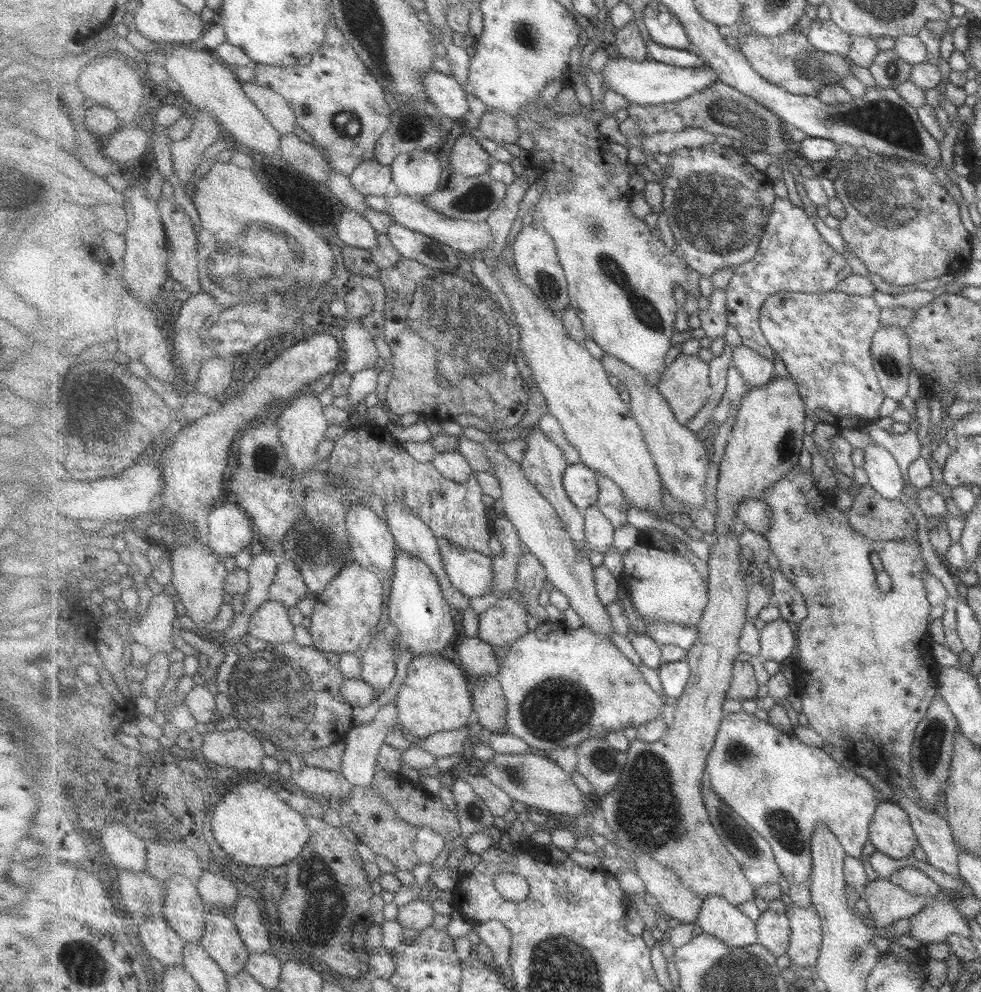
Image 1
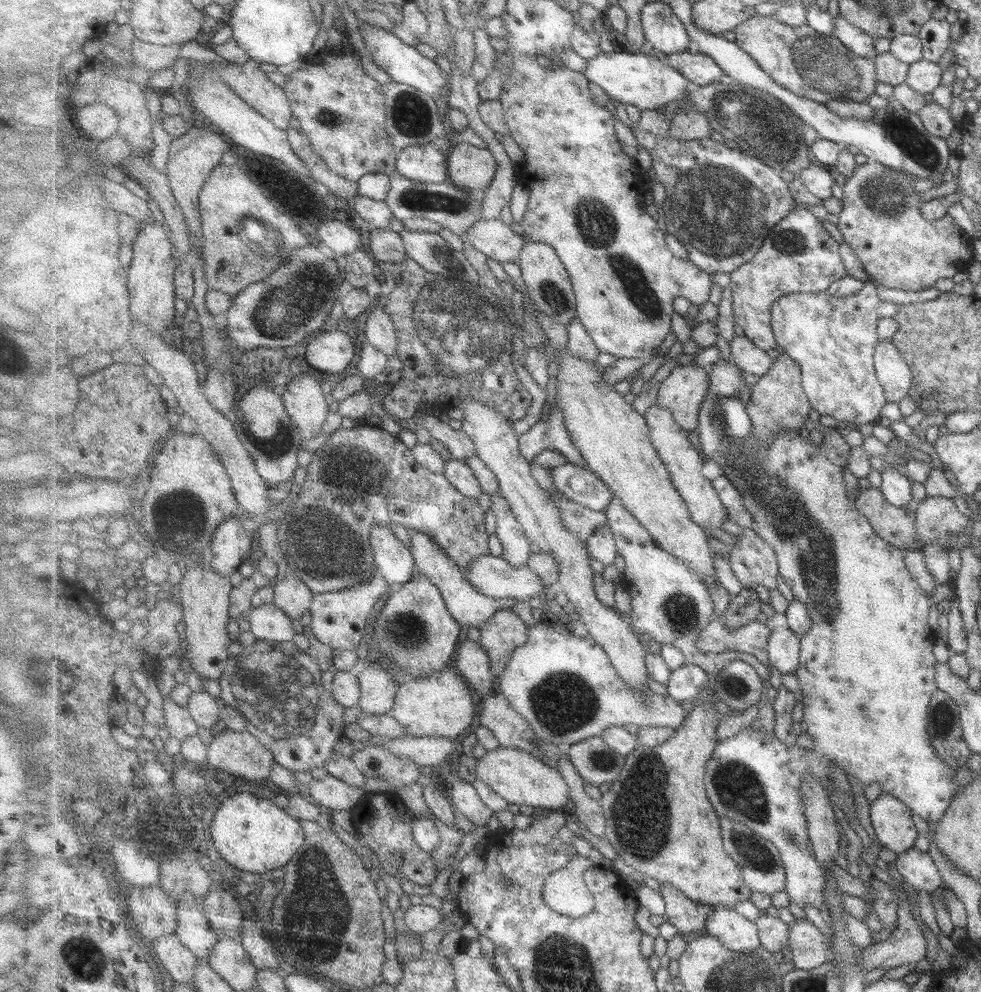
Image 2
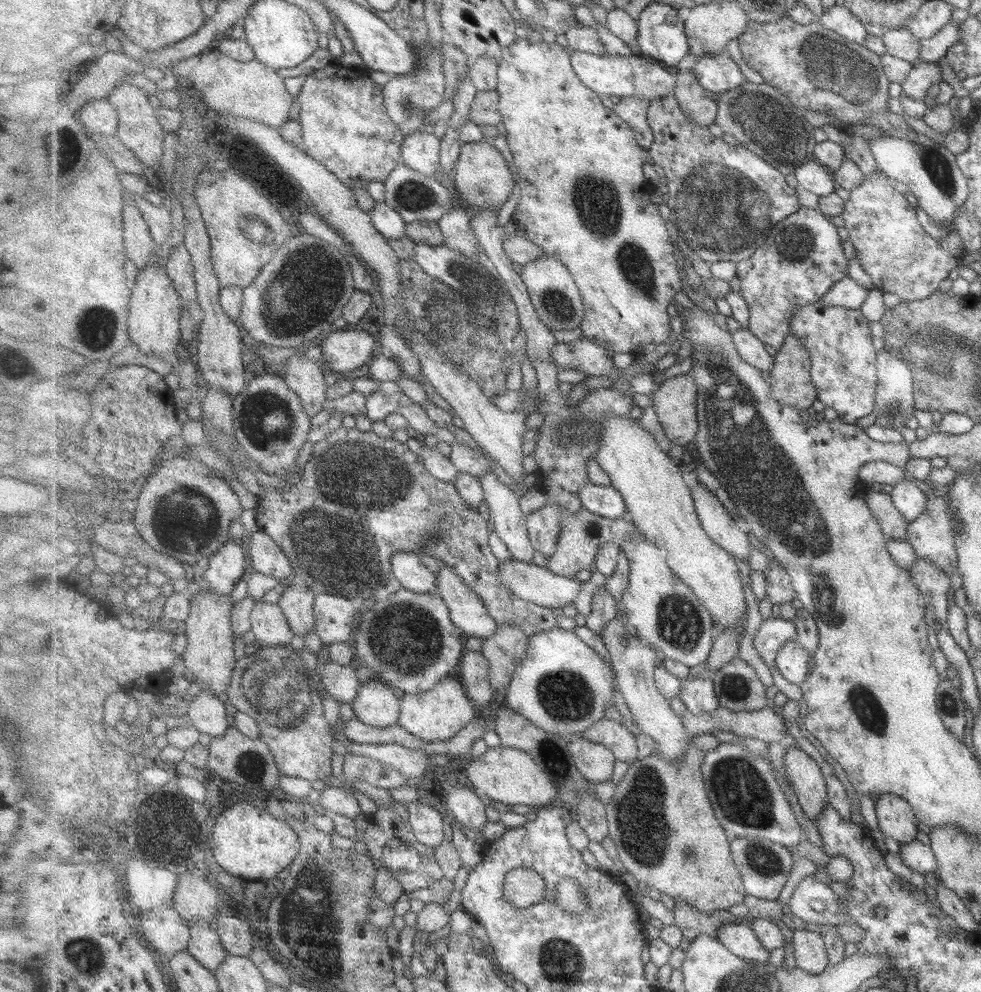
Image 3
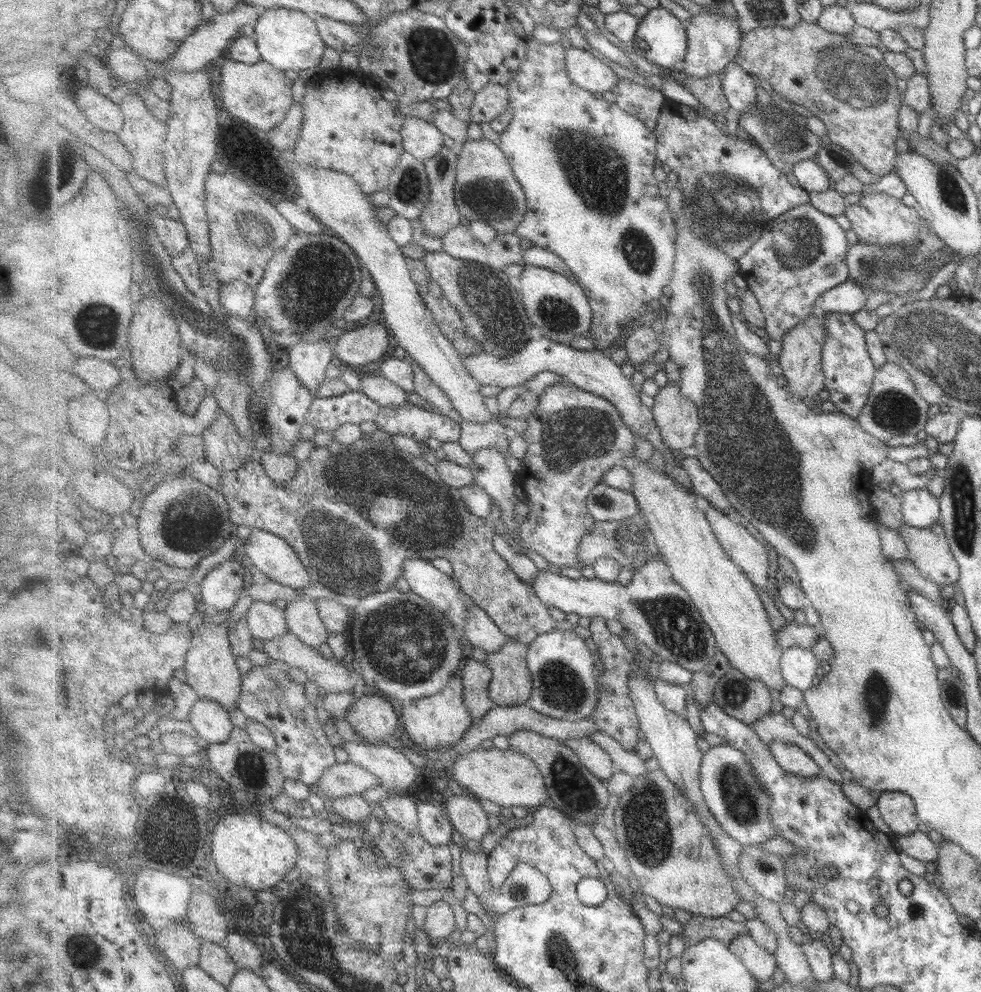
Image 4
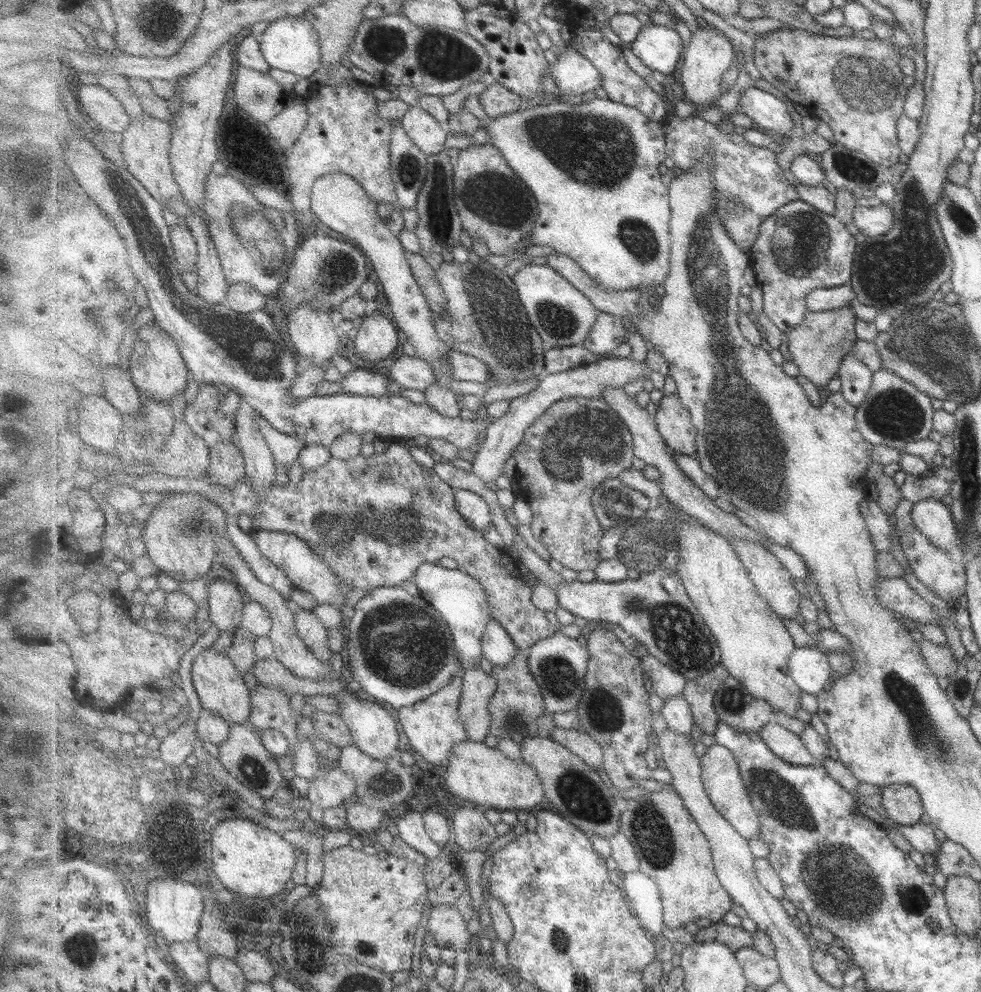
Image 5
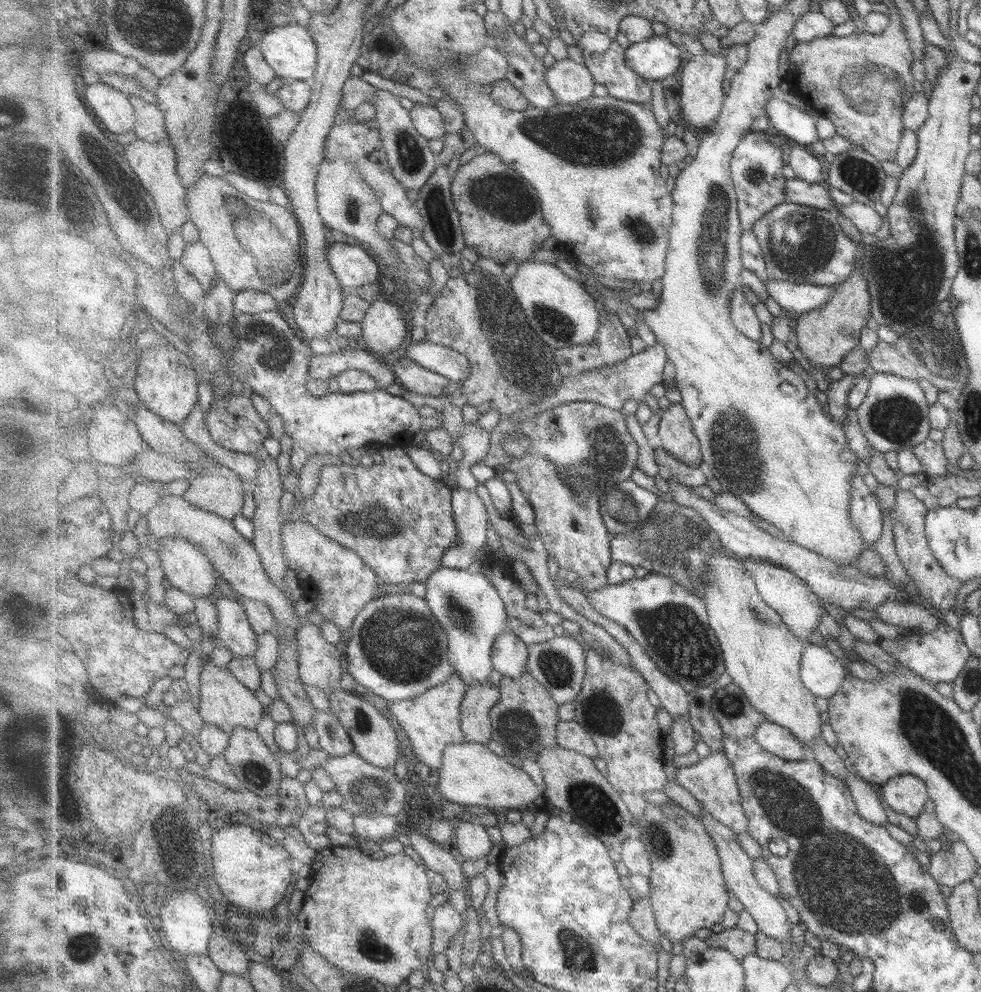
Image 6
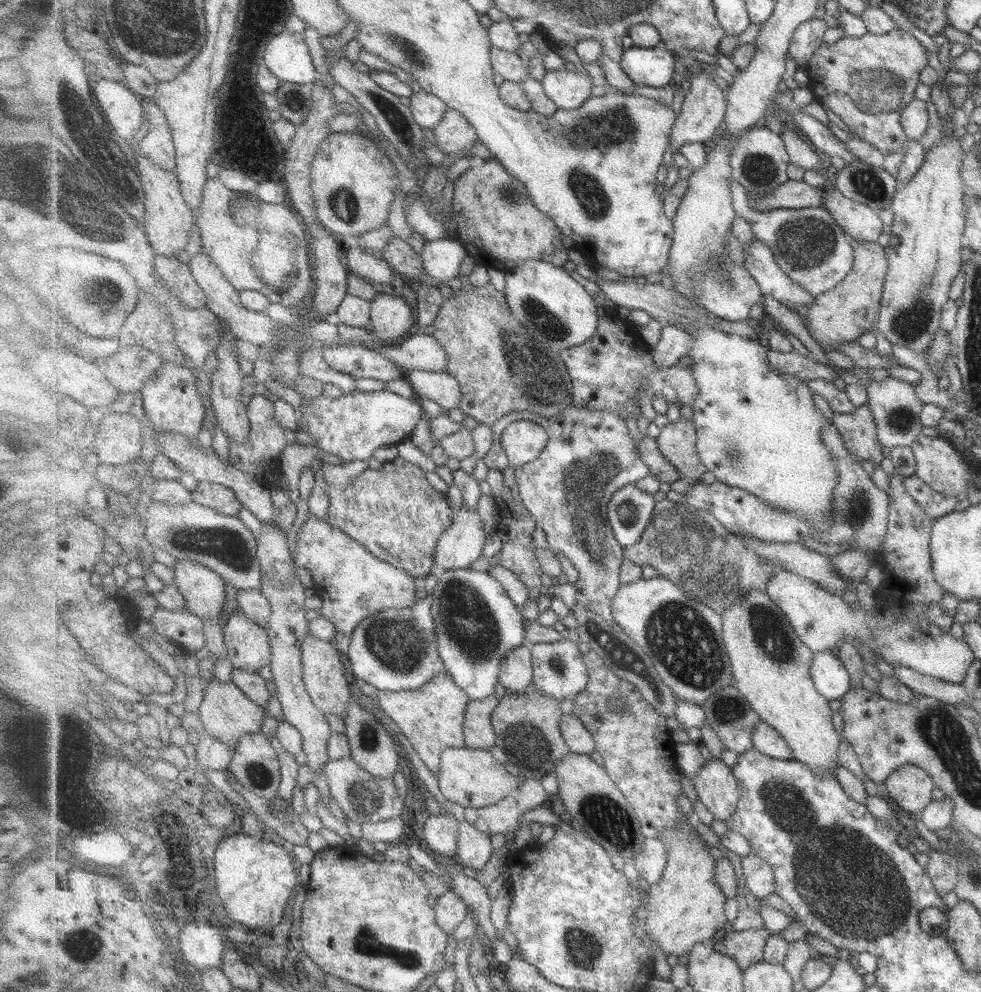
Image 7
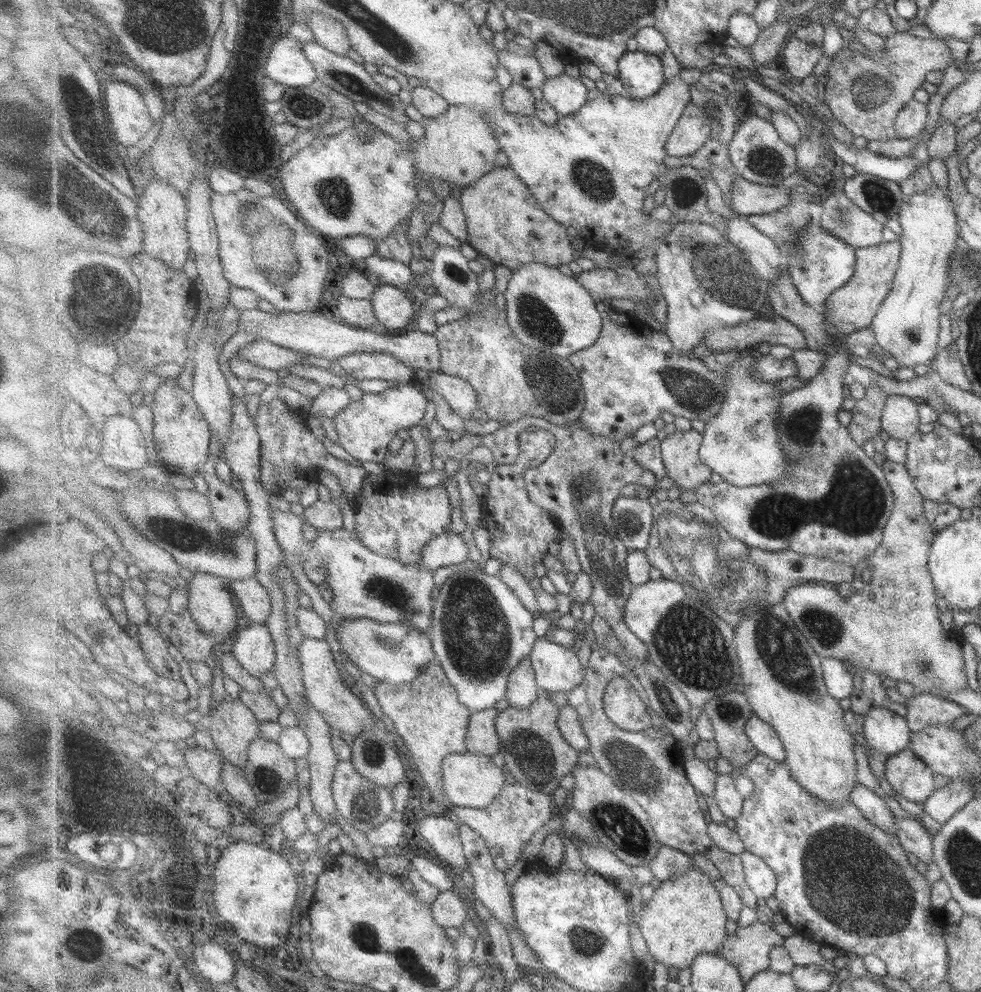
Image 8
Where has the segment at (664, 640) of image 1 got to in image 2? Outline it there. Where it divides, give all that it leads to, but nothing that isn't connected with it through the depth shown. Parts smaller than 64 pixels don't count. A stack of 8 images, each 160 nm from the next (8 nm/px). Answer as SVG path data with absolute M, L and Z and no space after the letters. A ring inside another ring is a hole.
M721 614L710 622L701 632L697 648L706 654L709 652L745 652L755 656L768 670L773 670L768 655L769 637L772 629L767 623L751 621L741 628L729 628L726 617Z

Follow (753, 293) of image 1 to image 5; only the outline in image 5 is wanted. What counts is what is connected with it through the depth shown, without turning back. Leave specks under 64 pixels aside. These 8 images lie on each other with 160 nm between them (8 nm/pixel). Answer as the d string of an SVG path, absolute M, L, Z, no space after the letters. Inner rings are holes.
M801 199L782 206L775 214L765 219L758 239L750 248L750 264L755 270L758 284L764 290L765 317L770 319L783 333L788 334L799 327L810 312L806 296L816 288L833 288L849 284L854 274L854 260L858 247L857 240L835 215L827 214Z

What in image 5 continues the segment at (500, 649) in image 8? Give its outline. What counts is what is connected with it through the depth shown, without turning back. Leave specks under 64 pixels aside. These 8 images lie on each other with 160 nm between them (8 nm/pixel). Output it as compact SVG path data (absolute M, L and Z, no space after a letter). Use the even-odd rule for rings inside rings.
M422 564L411 580L420 590L424 600L430 602L446 621L454 636L454 647L464 669L480 668L482 658L482 638L487 625L492 621L491 605L481 583L467 572L459 569L445 568L441 564Z

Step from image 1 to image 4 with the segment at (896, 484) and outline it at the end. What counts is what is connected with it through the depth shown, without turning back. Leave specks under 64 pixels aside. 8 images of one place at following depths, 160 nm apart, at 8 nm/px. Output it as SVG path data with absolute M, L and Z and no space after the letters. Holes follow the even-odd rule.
M927 489L902 492L902 511L904 521L915 528L931 528L940 522L942 515L940 498Z

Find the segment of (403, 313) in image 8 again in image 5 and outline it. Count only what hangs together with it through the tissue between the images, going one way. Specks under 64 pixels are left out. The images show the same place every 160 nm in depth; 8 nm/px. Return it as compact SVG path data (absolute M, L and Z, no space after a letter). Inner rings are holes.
M374 312L360 321L358 334L354 338L356 356L368 361L389 358L397 350L400 336L392 318Z

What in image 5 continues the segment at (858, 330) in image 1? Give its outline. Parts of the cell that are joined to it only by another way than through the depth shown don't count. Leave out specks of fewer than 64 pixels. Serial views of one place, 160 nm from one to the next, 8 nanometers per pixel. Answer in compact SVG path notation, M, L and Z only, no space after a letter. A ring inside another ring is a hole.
M851 349L851 353L843 359L838 374L842 385L841 396L853 406L858 407L866 400L874 383L874 370L863 364L859 357L855 357Z

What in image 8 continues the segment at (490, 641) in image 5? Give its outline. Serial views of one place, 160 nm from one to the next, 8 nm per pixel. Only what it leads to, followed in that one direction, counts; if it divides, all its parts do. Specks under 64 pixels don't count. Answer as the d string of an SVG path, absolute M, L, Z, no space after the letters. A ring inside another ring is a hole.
M527 658L511 672L506 700L515 708L529 708L538 699L540 690L532 660Z

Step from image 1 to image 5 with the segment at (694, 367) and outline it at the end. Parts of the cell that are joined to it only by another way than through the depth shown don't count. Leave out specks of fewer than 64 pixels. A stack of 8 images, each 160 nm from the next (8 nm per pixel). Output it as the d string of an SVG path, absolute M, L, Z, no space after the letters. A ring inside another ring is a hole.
M677 394L661 398L655 417L661 436L674 452L696 456L698 430L690 409L680 401Z

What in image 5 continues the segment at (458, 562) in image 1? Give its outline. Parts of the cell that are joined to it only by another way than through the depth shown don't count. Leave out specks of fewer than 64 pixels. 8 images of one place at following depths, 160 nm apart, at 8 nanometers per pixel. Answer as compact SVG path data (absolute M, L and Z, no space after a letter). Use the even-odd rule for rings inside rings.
M659 568L648 573L641 573L638 579L627 579L616 583L609 583L601 580L590 582L580 582L577 579L571 582L565 582L558 588L559 606L572 612L575 616L586 619L587 622L610 622L617 624L626 633L633 636L639 642L646 646L646 650L655 658L658 658L663 664L671 666L675 672L683 674L687 680L693 680L711 672L711 669L722 664L722 651L718 641L709 632L710 628L702 617L702 613L687 596L686 585L675 570ZM667 577L673 577L673 592L665 588Z

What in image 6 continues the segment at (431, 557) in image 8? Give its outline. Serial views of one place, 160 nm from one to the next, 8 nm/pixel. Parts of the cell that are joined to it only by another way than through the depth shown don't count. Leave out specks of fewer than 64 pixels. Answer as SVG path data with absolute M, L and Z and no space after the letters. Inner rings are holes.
M460 488L452 495L452 508L460 538L458 546L442 556L445 568L468 569L476 562L477 554L487 544L487 508L473 490Z

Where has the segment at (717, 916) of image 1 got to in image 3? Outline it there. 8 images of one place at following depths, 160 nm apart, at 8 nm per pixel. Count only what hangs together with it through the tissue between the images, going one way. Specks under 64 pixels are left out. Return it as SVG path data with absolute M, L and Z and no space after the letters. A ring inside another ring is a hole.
M747 922L727 924L719 929L718 939L732 953L745 960L768 963L771 951L759 939L758 934Z

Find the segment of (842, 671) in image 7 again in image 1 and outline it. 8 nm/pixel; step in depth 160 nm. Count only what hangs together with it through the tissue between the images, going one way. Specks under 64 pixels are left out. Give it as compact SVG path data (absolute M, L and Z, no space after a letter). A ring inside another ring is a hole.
M781 616L765 623L760 630L761 659L773 660L780 664L787 663L787 658L795 650L795 634L790 622Z

